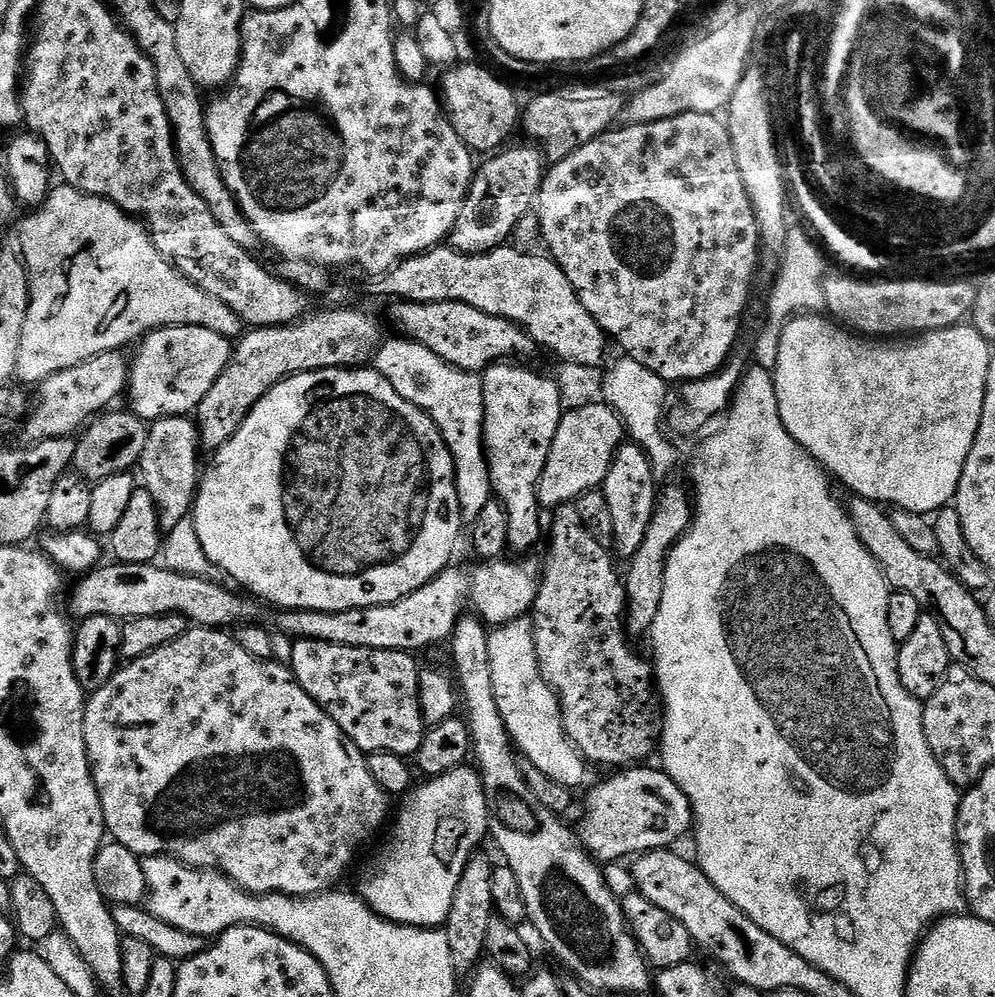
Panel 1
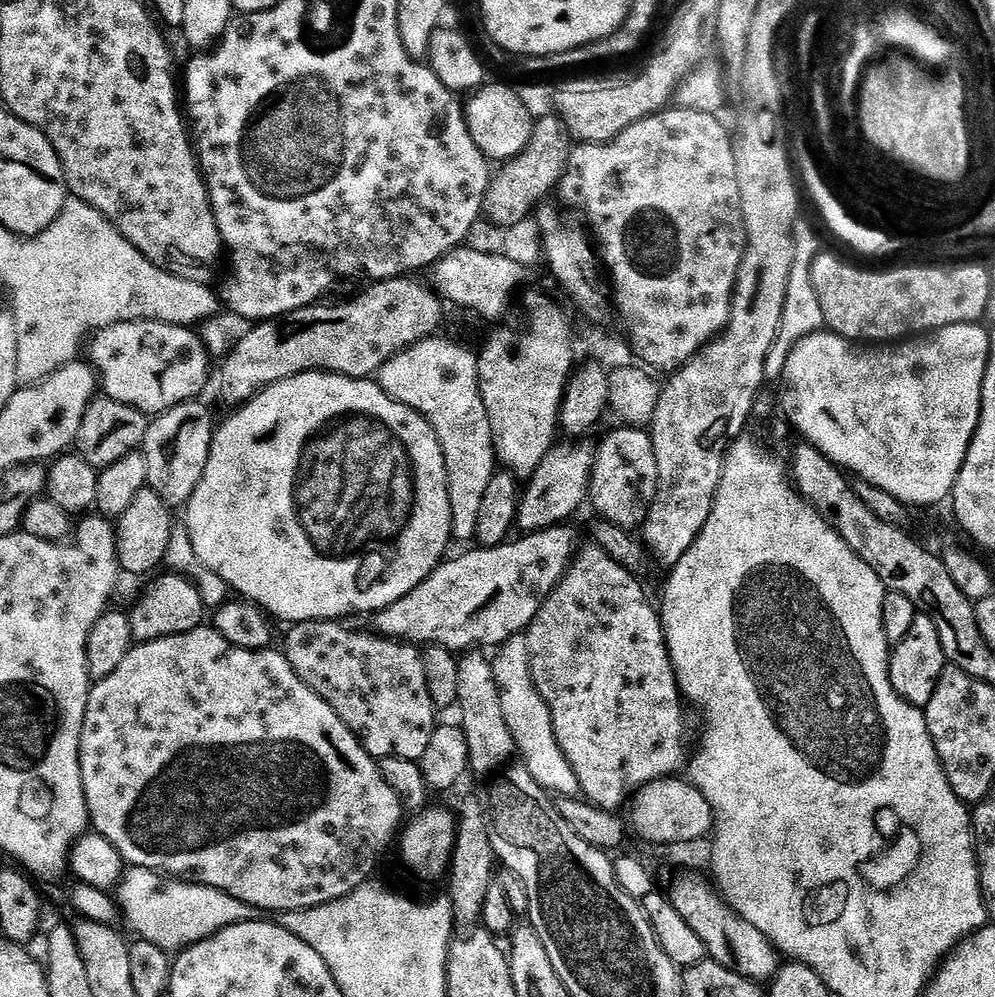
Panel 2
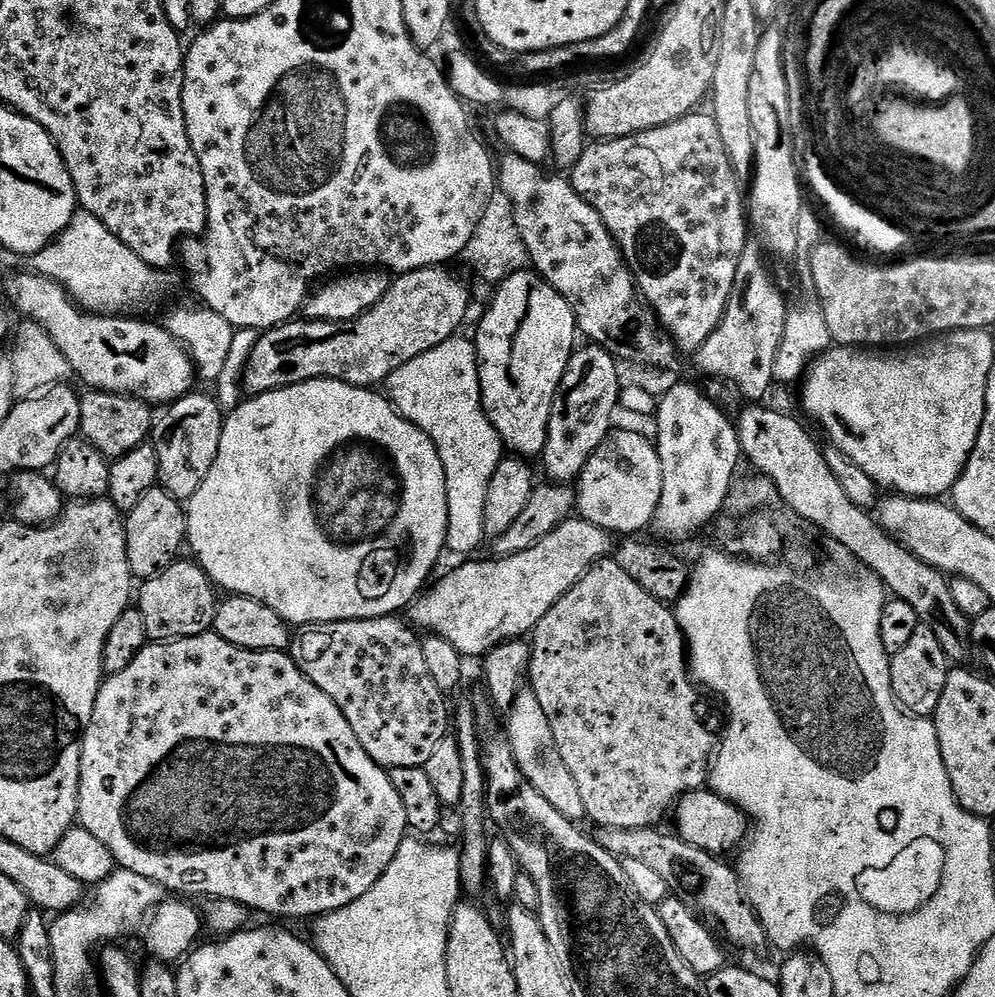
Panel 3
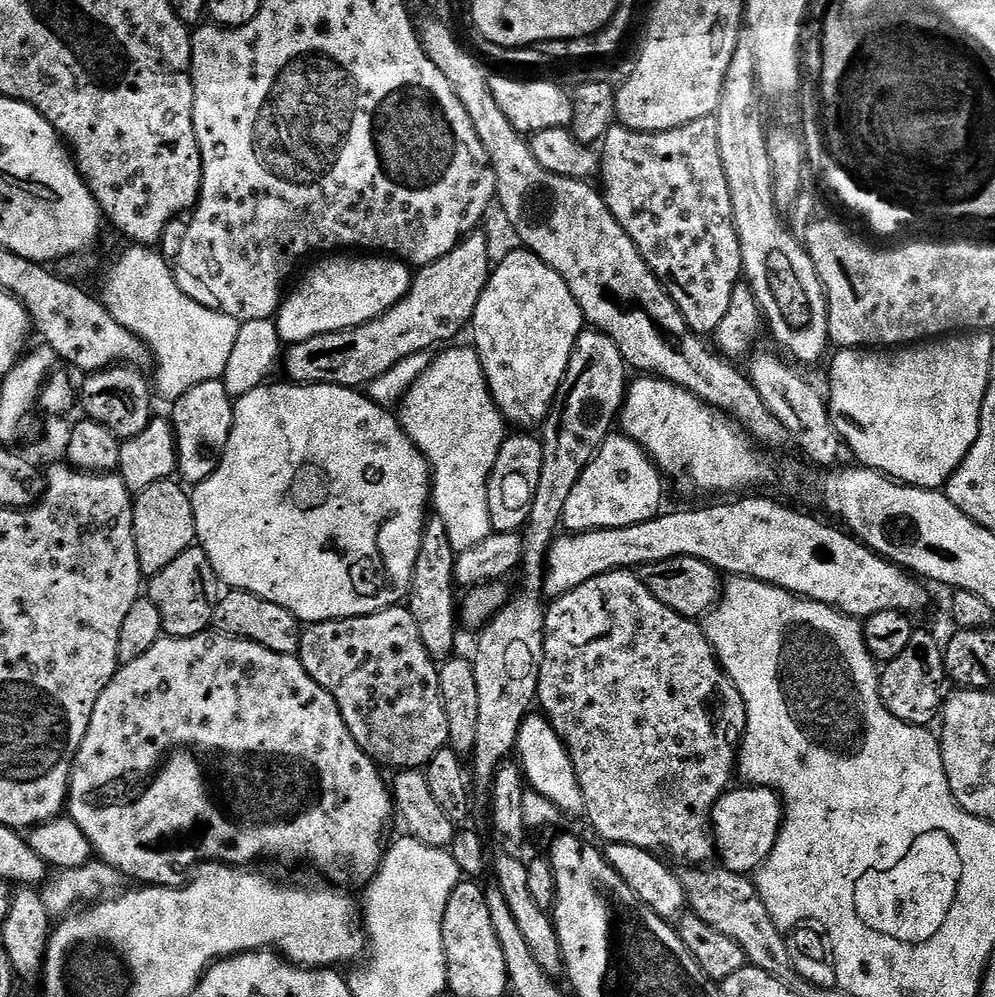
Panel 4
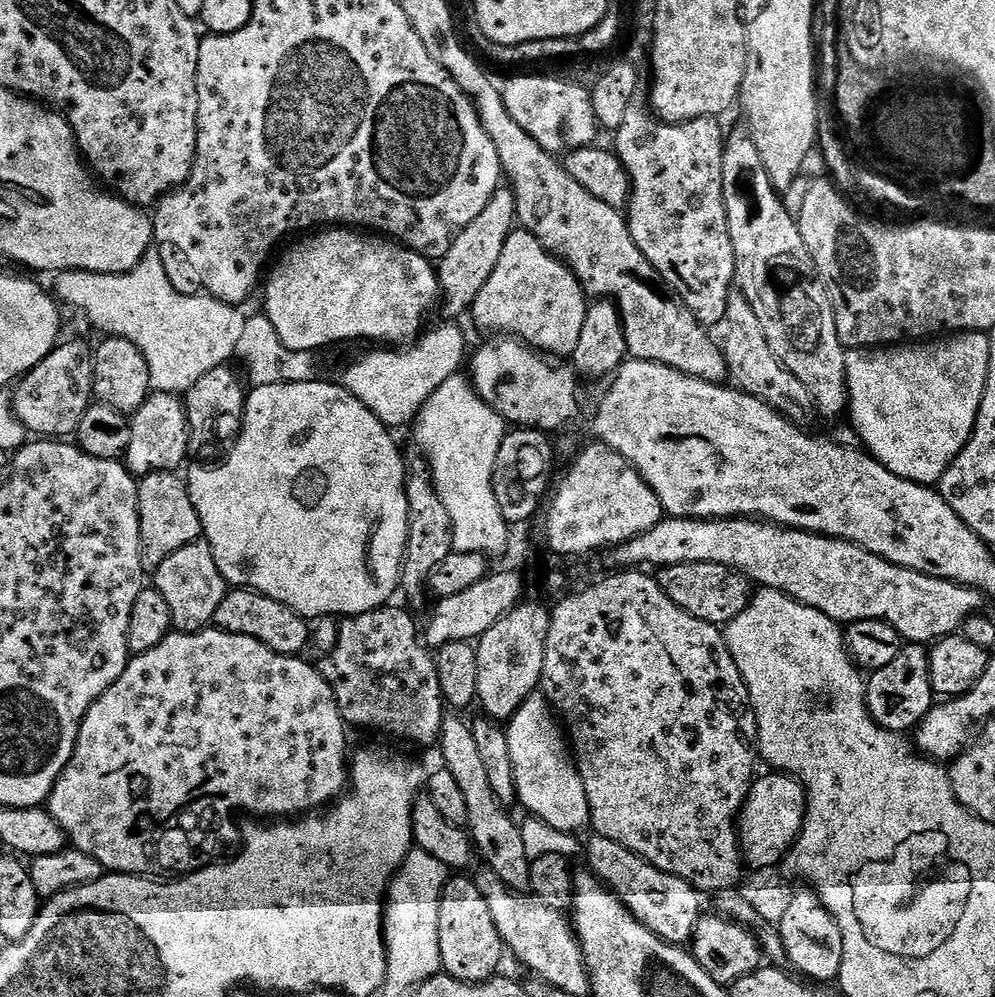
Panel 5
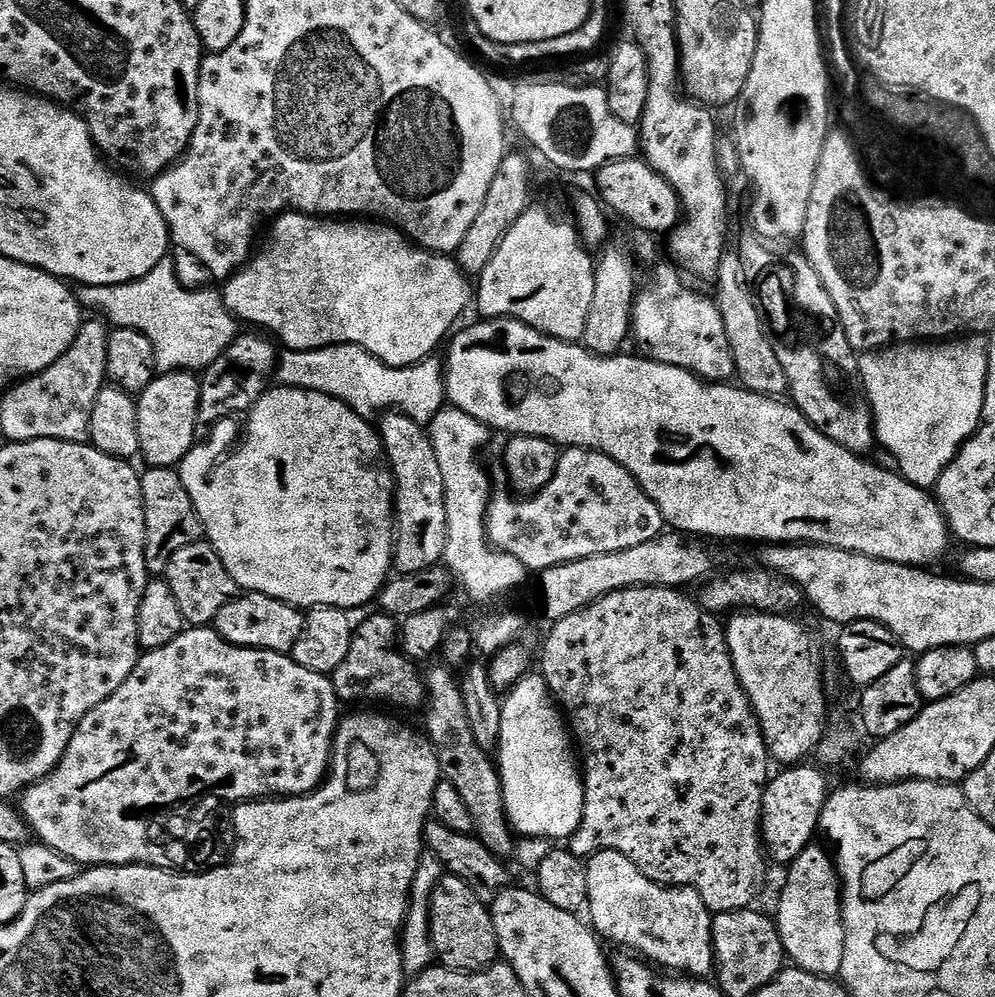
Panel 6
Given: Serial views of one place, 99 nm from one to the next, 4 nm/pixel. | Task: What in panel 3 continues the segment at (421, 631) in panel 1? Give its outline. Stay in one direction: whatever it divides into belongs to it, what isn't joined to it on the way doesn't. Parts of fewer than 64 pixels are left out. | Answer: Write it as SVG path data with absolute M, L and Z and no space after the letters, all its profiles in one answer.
M579 518L566 519L553 532L546 534L546 538L530 546L530 550L522 550L522 554L491 558L492 560L472 558L460 562L453 572L446 573L436 585L433 583L412 601L411 623L417 629L425 628L425 633L446 638L446 642L450 642L450 646L454 646L454 650L458 650L465 658L483 658L491 648L497 648L507 640L527 637L538 626L538 622L546 618L546 614L559 602L561 596L566 595L591 570L593 564L605 559L613 548L613 533Z

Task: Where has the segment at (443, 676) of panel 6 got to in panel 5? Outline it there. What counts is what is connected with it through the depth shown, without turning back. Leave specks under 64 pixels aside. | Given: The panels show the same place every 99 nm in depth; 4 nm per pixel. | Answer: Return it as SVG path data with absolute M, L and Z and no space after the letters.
M456 714L445 715L444 725L440 731L438 749L443 767L454 774L459 788L462 789L466 801L466 814L468 815L468 827L466 829L472 838L475 851L480 856L483 863L502 882L506 882L508 888L515 892L527 893L530 889L530 866L532 860L528 856L528 844L524 841L524 836L520 833L518 825L512 821L512 816L507 807L501 804L498 798L494 798L494 790L490 790L490 781L486 775L486 766L482 763L478 746L474 743L474 734L472 733L469 721Z

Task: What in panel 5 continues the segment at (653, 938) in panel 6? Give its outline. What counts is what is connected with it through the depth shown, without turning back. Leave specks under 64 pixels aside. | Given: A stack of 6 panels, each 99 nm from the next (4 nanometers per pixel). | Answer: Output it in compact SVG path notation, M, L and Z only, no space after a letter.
M593 835L588 844L588 864L593 876L613 892L624 905L658 938L668 944L684 946L692 939L702 915L700 909L701 893L697 892L687 880L674 874L658 870L626 846L605 836Z

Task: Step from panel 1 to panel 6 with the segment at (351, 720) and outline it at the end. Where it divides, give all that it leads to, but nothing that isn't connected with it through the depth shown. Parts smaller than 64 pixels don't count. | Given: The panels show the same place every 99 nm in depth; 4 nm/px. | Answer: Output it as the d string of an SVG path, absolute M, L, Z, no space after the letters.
M375 614L355 625L350 650L342 664L331 672L336 696L345 705L376 706L393 704L396 708L420 708L426 704L422 672L407 656L398 651L398 624L387 614Z

